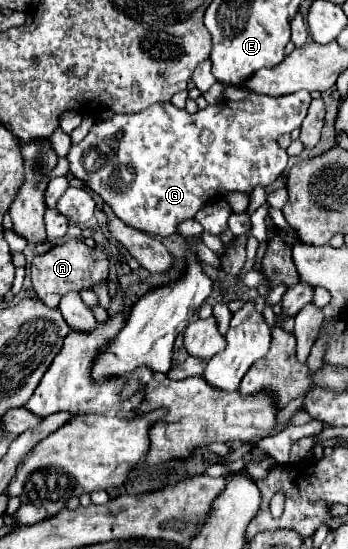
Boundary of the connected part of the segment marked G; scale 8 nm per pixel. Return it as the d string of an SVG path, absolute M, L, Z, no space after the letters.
M294 92L280 98L266 94L250 94L240 102L226 100L218 106L208 106L190 114L166 104L152 104L142 112L134 114L114 114L108 120L96 122L88 136L70 148L70 172L82 178L90 188L106 200L114 214L126 224L148 232L152 236L170 236L182 220L194 218L202 204L228 192L250 194L254 186L272 184L286 168L288 154L278 146L278 136L300 128L310 106L308 92Z

